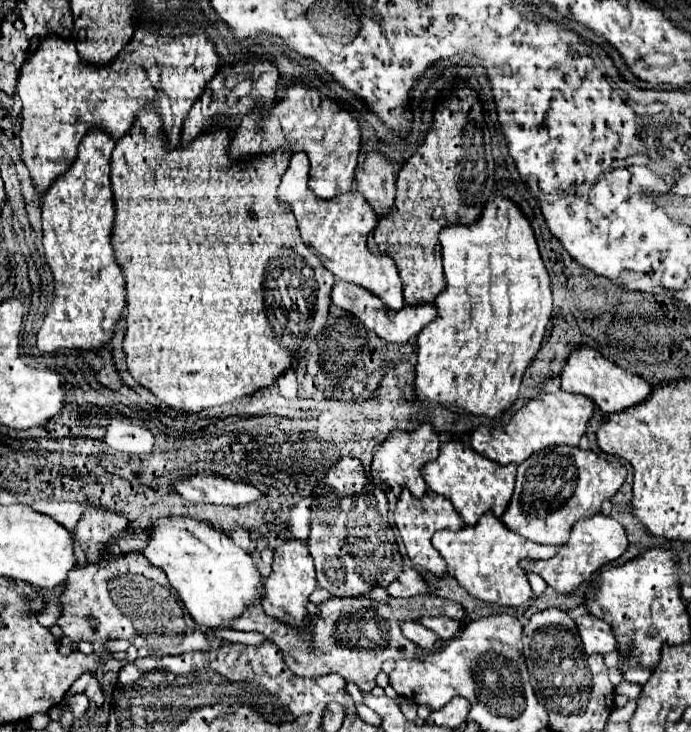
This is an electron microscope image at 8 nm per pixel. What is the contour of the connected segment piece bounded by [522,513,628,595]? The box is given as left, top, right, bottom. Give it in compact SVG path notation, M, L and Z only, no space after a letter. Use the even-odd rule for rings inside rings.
M594 515L586 521L578 521L572 529L570 539L558 549L556 557L552 557L550 561L524 561L522 567L526 571L532 571L536 575L540 575L552 589L556 589L558 593L570 595L574 593L586 579L590 579L590 575L600 569L602 565L618 559L624 551L628 549L628 539L626 539L626 531L624 527L606 515Z

